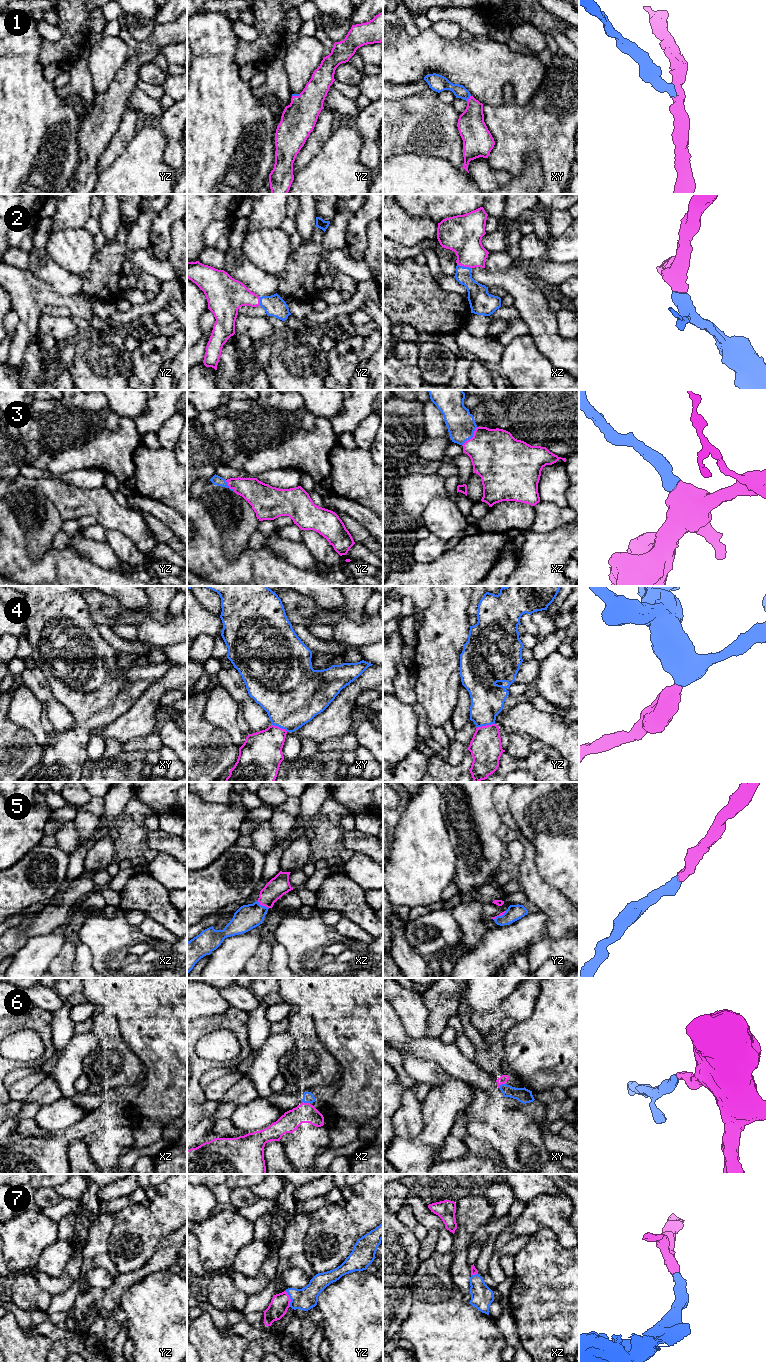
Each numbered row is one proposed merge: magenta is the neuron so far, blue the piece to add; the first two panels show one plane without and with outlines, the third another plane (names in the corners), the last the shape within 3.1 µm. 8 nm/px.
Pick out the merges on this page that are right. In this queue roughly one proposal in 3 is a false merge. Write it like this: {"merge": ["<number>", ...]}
{"merge": ["1", "2", "3", "4", "5", "7"]}

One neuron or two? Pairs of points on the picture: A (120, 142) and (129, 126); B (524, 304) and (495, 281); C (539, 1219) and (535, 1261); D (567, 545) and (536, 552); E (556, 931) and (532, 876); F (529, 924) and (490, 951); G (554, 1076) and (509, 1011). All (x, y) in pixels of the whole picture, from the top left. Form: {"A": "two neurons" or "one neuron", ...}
{"A": "one neuron", "B": "one neuron", "C": "two neurons", "D": "one neuron", "E": "one neuron", "F": "one neuron", "G": "two neurons"}

